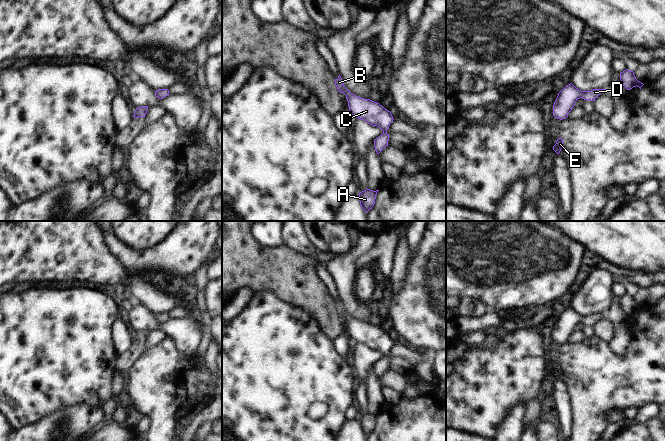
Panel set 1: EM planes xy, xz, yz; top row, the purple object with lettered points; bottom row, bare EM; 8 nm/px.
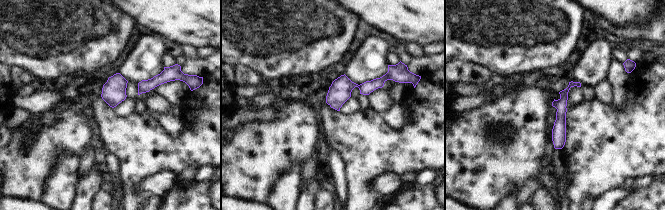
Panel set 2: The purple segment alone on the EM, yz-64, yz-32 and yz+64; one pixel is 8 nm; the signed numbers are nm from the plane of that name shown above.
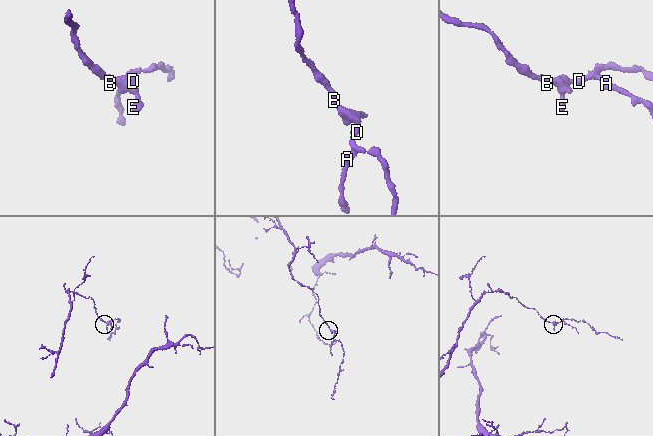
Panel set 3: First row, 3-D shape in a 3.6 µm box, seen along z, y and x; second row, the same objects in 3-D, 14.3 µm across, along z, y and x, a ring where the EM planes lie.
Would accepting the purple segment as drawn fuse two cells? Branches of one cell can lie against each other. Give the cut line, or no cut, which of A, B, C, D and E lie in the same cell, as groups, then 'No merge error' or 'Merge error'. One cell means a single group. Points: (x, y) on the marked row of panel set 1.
No split. Groups: A B C D E. No merge error.

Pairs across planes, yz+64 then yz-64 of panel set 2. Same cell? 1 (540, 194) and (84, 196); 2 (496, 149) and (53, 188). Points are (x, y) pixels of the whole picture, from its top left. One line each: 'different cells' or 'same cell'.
1: different cells
2: different cells

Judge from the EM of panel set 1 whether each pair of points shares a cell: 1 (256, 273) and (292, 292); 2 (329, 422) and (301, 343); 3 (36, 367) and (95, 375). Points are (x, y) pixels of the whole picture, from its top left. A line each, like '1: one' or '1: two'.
1: one
2: one
3: one

